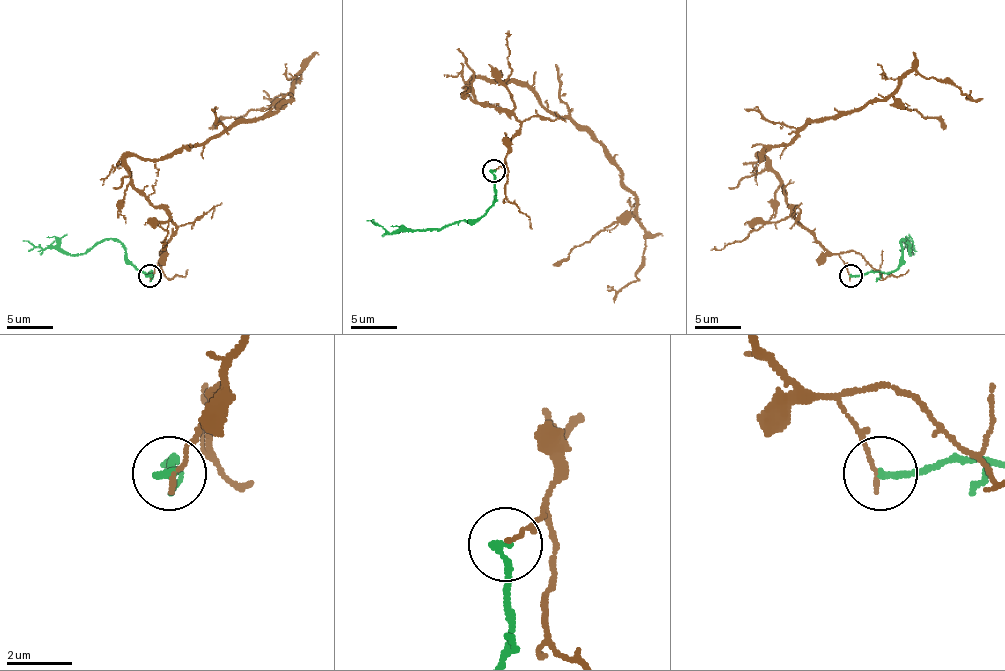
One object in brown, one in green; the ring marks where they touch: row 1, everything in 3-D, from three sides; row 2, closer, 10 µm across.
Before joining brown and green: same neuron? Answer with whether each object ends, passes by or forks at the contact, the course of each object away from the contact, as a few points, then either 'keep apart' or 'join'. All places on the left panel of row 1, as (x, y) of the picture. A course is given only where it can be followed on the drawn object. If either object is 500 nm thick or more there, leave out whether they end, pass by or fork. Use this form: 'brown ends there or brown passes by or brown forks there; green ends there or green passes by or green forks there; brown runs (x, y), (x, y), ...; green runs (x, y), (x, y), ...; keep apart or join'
brown ends there; green ends there; brown runs (149, 276), (175, 223), (133, 186), (128, 156), (163, 160), (262, 119), (302, 77), (272, 98), (262, 91); green runs (149, 276), (151, 271), (144, 273), (126, 257), (121, 243), (107, 239), (84, 253), (66, 255), (22, 241); keep apart

